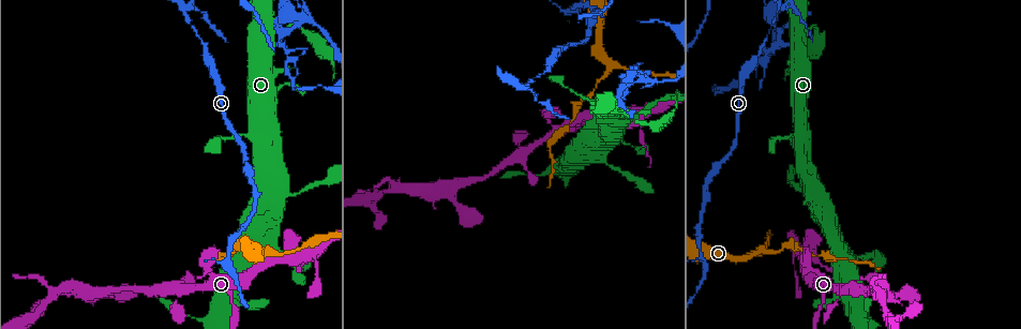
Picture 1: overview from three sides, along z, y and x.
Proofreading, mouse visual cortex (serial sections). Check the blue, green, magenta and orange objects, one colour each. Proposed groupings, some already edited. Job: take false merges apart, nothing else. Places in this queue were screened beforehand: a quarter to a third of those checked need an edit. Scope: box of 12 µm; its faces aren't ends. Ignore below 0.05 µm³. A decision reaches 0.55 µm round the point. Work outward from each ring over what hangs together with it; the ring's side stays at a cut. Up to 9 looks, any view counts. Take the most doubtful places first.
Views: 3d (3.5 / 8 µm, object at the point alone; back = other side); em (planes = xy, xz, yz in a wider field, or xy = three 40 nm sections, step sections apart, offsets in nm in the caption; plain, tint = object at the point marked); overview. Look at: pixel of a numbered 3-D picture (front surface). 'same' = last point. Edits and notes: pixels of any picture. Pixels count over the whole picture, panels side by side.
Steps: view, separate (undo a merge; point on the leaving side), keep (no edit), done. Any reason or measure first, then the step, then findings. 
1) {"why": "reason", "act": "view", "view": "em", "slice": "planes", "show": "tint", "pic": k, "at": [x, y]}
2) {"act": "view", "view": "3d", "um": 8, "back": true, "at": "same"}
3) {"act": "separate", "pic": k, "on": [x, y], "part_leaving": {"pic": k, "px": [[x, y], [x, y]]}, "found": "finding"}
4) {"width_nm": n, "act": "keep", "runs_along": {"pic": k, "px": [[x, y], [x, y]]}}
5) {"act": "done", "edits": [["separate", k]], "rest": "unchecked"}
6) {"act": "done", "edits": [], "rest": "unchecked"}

{"why": "thin neck", "act": "view", "view": "3d", "um": 3.5, "pic": 1, "at": [776, 12]}

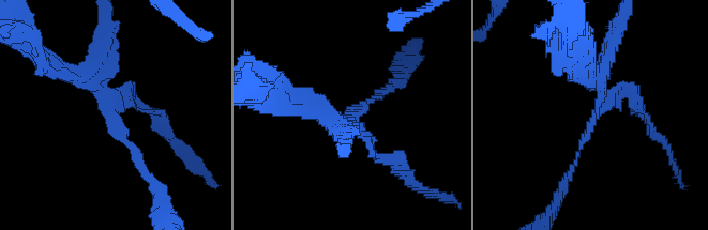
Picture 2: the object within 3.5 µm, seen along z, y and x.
{"act": "view", "view": "em", "slice": "xy", "step": 3, "show": "tint", "pic": 2, "at": [353, 114]}

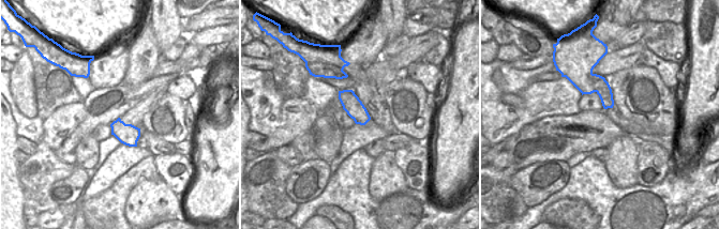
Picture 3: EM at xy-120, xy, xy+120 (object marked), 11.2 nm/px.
{"act": "separate", "pic": 2, "on": [635, 104], "border": {"pic": 3, "px": [[592, 73], [592, 85], [596, 91]]}, "found": "two cells meet here"}

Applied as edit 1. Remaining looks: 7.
{"why": "three arms meet", "act": "view", "view": "3d", "um": 3.5, "pic": 1, "at": [569, 9]}

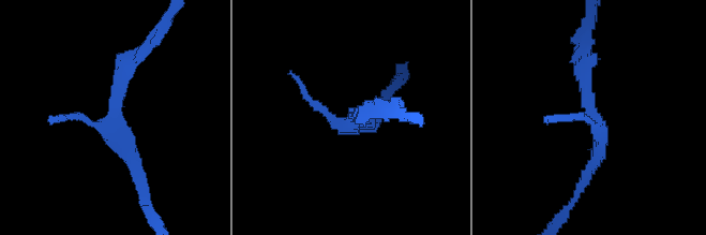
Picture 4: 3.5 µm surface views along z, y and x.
{"act": "view", "view": "em", "slice": "xy", "step": 3, "show": "tint", "pic": 4, "at": [352, 124]}

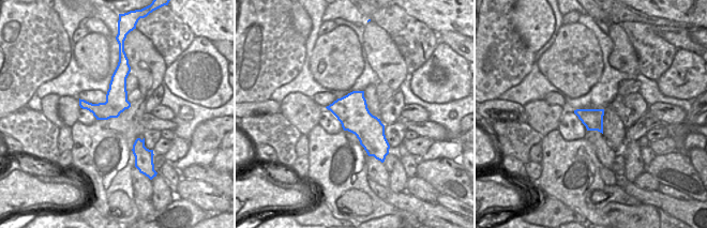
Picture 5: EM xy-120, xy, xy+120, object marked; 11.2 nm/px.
{"act": "keep", "runs_along": {"pic": 4, "px": [[138, 56], [118, 82], [115, 137], [141, 180]]}, "found": "one cell here"}

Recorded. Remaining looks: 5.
{"act": "view", "view": "3d", "um": 3.5, "pic": 1, "at": [813, 256]}

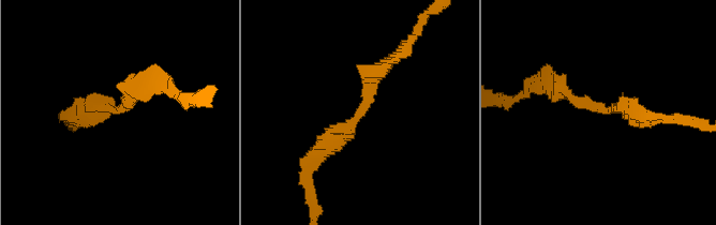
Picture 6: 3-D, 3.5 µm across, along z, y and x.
{"arm_widths_nm": [200, 300], "act": "view", "view": "em", "slice": "xy", "step": 1, "show": "tint", "pic": 6, "at": [602, 108]}

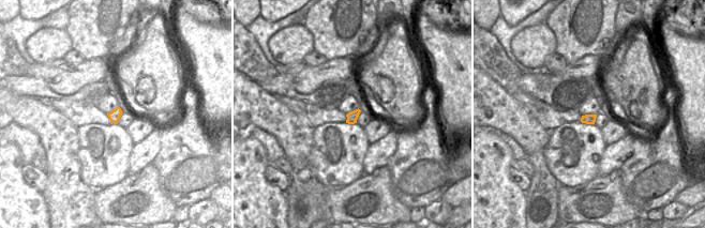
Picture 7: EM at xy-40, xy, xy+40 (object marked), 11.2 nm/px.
{"act": "keep", "found": "continuous, no second cell"}

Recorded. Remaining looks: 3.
{"why": "arms part here", "act": "view", "view": "3d", "um": 3.5, "pic": 1, "at": [798, 253]}

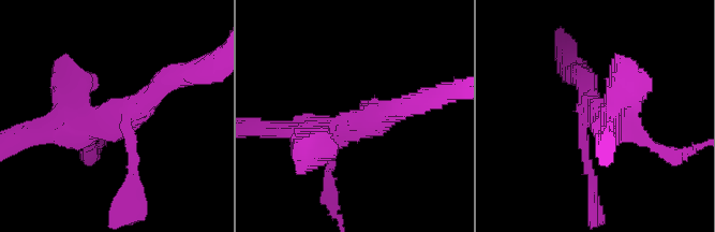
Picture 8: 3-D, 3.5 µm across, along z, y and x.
{"arms": 3, "arm_widths_nm": [150, 300, 400], "why": "need the tissue", "act": "view", "view": "em", "slice": "xy", "step": 1, "show": "tint", "pic": 8, "at": [363, 121]}

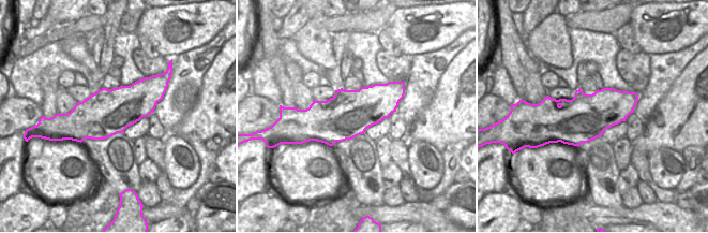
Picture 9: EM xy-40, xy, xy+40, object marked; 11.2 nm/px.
{"act": "keep", "runs_along": {"pic": 8, "px": [[57, 134], [122, 120], [176, 77]]}, "found": "one cell here"}

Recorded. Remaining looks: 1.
{"act": "done", "edits": [["separate", 2]], "rest": "unchecked"}

